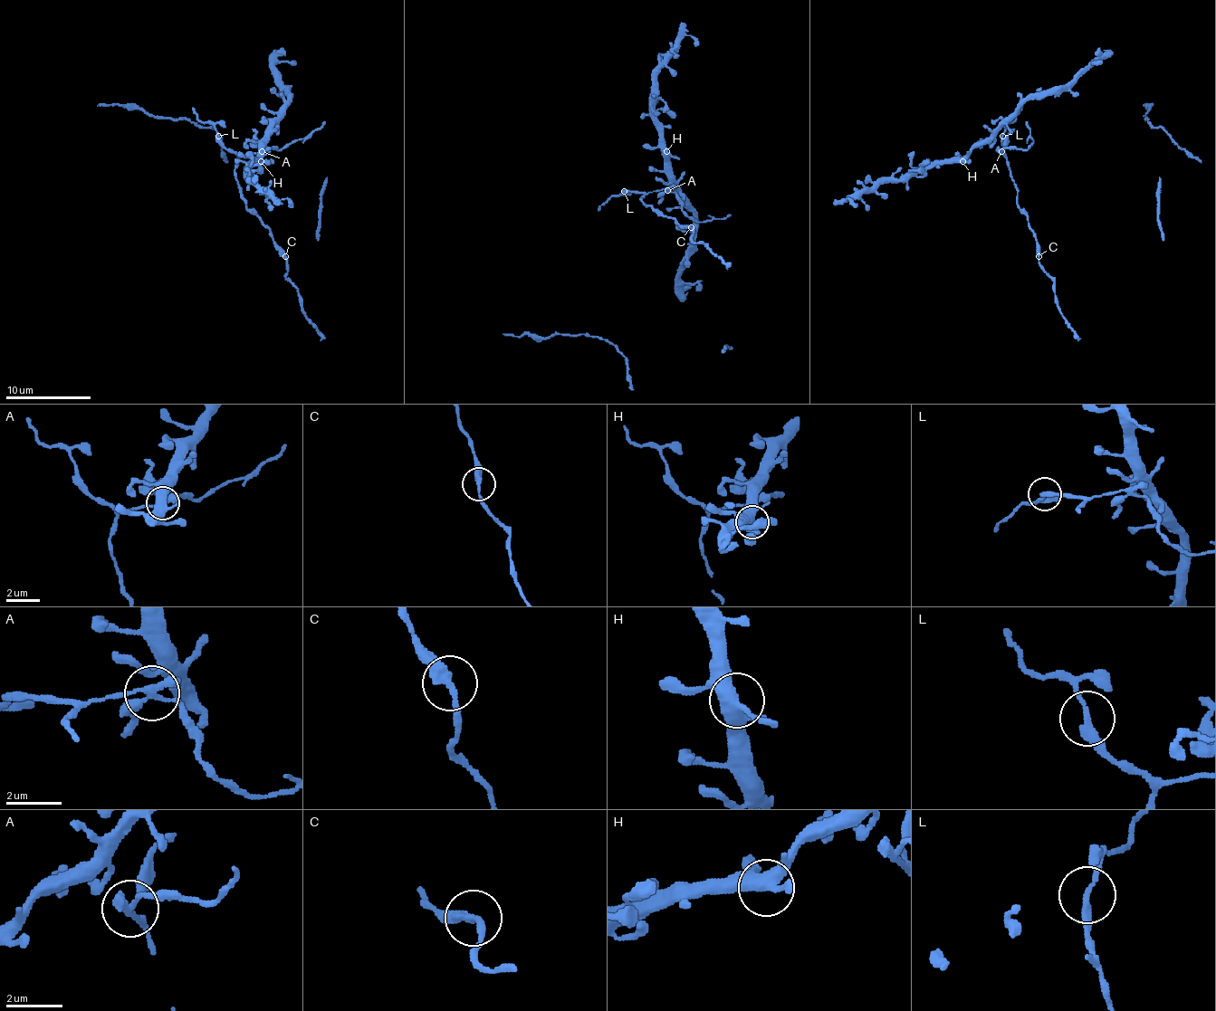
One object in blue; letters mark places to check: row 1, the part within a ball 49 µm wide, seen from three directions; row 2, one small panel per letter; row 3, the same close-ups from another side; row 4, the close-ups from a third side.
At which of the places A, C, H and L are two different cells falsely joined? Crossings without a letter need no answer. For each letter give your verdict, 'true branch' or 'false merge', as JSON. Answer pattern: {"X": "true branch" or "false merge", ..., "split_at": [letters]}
{"A": "false merge", "C": "true branch", "H": "true branch", "L": "false merge", "split_at": ["A", "L"]}

